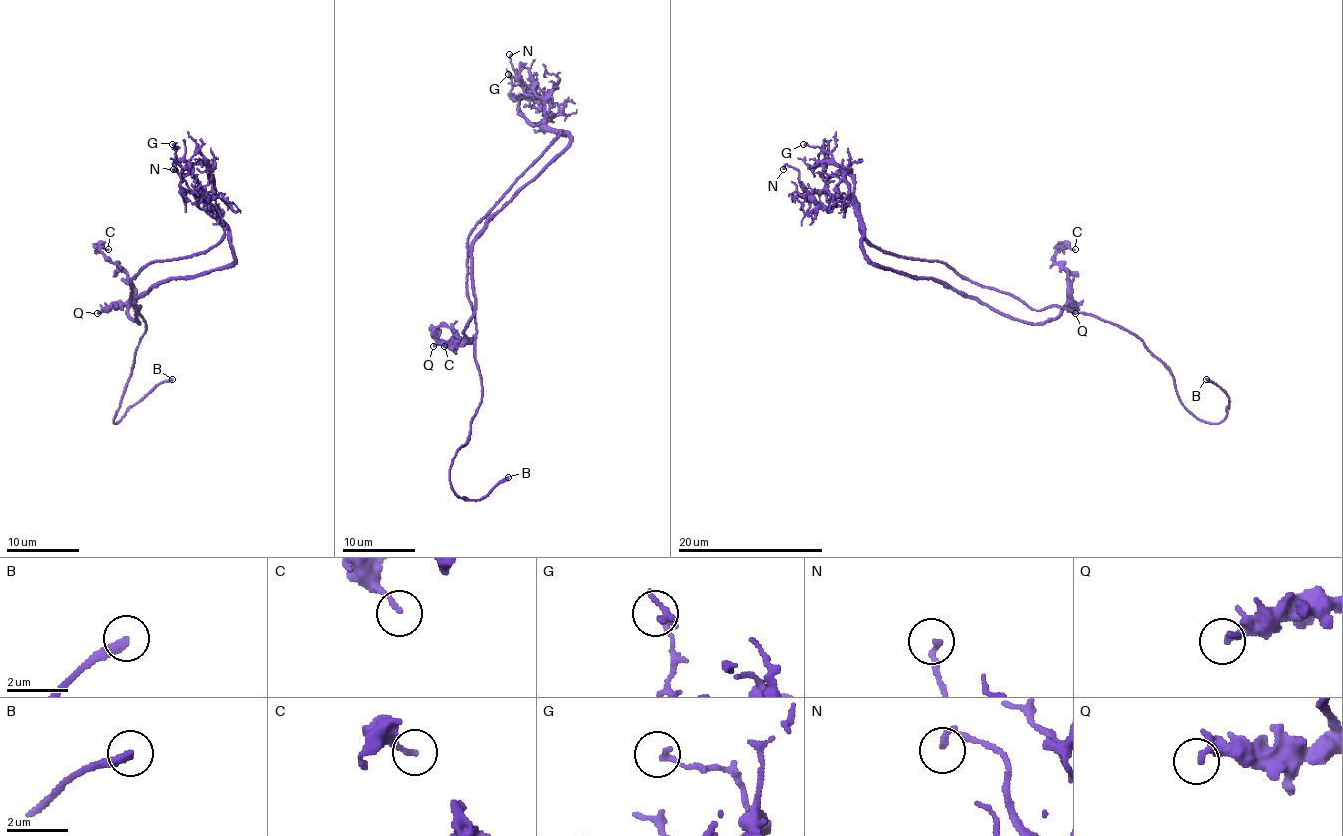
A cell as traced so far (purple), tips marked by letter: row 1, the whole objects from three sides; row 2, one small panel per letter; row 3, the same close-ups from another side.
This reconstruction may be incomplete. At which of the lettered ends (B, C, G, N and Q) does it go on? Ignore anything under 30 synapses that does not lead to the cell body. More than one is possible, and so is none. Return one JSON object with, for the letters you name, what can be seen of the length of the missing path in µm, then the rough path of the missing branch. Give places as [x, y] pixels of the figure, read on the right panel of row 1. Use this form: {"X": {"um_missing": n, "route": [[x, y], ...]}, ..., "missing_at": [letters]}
{"B": {"um_missing": 5, "route": [[1206, 379], [1199, 355]]}, "missing_at": ["B"]}

